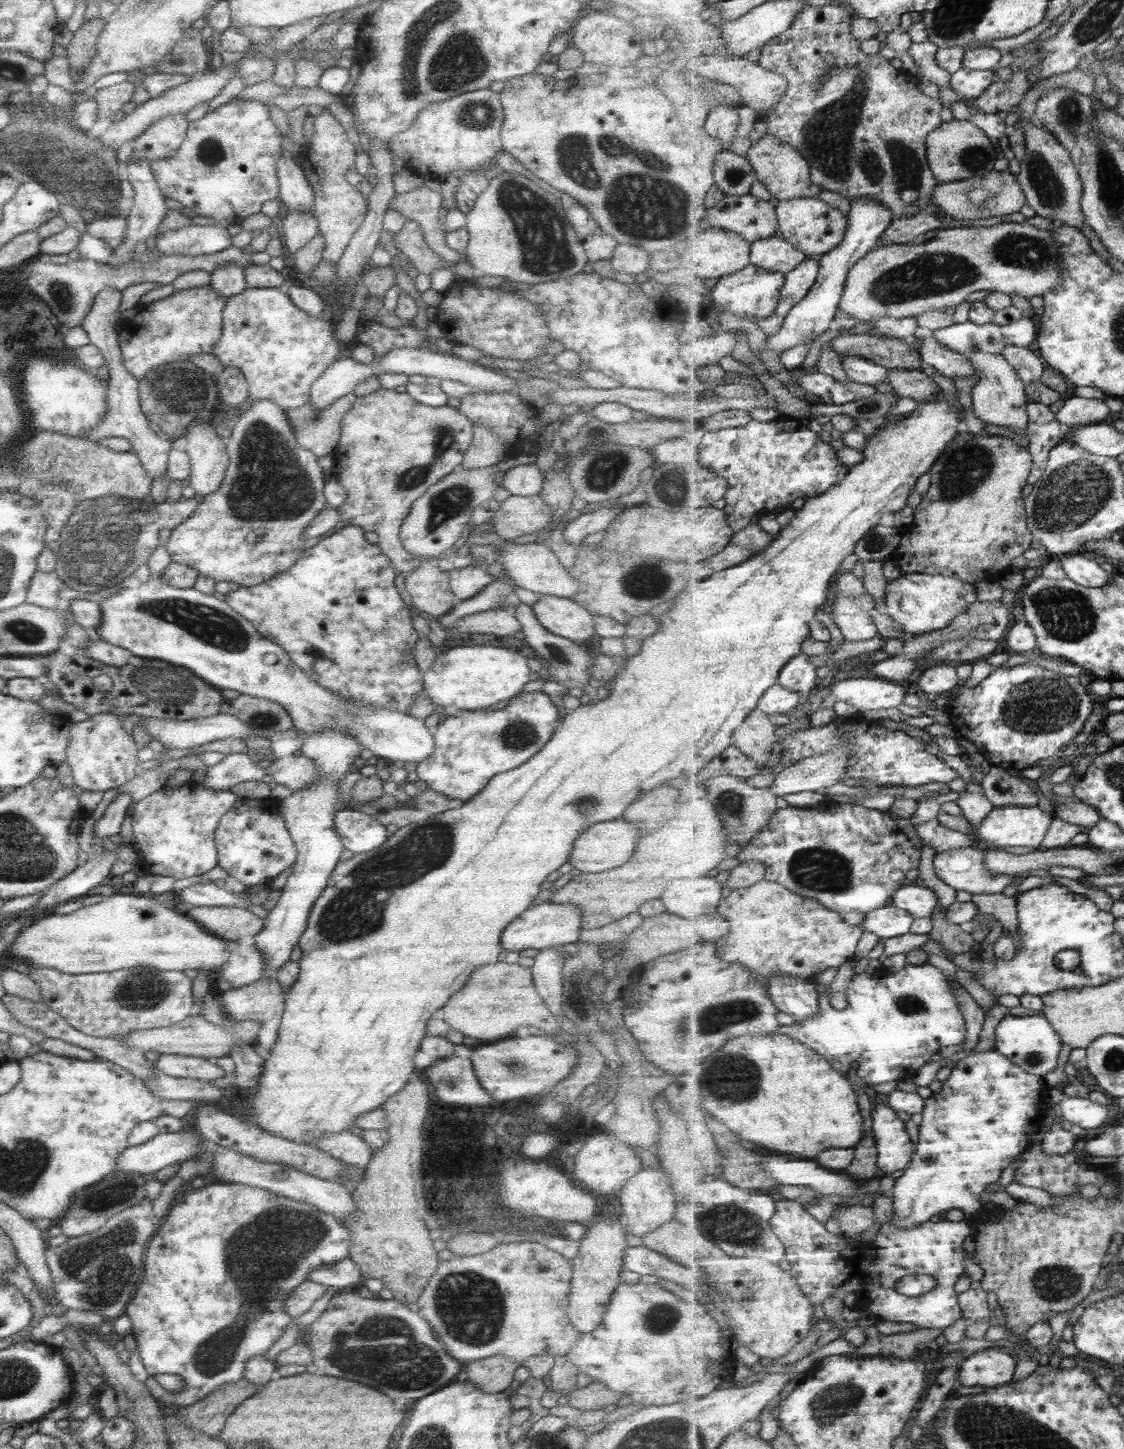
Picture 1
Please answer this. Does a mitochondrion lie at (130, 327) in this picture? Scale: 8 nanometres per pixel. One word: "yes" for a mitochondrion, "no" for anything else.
no

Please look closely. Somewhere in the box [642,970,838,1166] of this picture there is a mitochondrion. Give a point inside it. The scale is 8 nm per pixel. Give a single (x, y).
(736, 1078)

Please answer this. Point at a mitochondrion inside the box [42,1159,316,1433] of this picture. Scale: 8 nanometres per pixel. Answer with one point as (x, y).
(107, 1258)

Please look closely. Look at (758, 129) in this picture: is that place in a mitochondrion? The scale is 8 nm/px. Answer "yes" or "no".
no

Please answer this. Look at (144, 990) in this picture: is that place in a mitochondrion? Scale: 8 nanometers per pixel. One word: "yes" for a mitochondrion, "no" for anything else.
yes

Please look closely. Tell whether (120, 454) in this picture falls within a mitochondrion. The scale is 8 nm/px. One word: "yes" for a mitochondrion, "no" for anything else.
no

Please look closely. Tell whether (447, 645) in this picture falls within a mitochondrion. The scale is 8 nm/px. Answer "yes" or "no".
no

